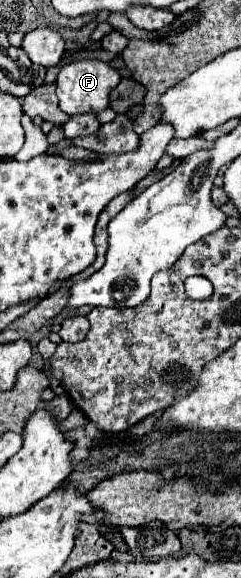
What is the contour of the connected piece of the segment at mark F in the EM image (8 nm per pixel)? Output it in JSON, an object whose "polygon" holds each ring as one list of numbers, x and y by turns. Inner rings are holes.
{"polygon":[[88,59,88,61,74,61,64,65,56,79,56,95,60,99,60,109,68,115,84,115,84,113,100,113,110,103,110,91,120,83,120,75,104,61]]}

